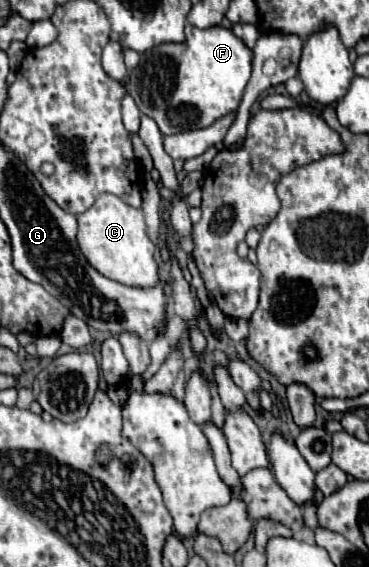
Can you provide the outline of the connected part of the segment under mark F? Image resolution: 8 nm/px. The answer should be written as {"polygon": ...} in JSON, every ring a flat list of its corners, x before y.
{"polygon":[[186,25,186,39,182,43,160,43,140,55,138,67,130,71,126,89,136,101,138,109,158,123,162,135,174,135,188,129,204,129,210,127,218,117,238,109,244,87,252,75,252,59,252,49,230,29,224,29,222,25,208,29]]}

